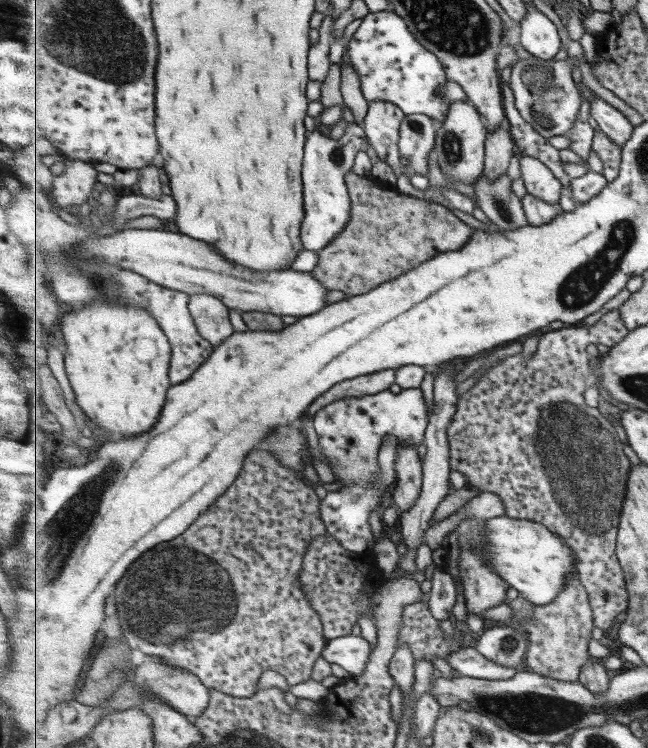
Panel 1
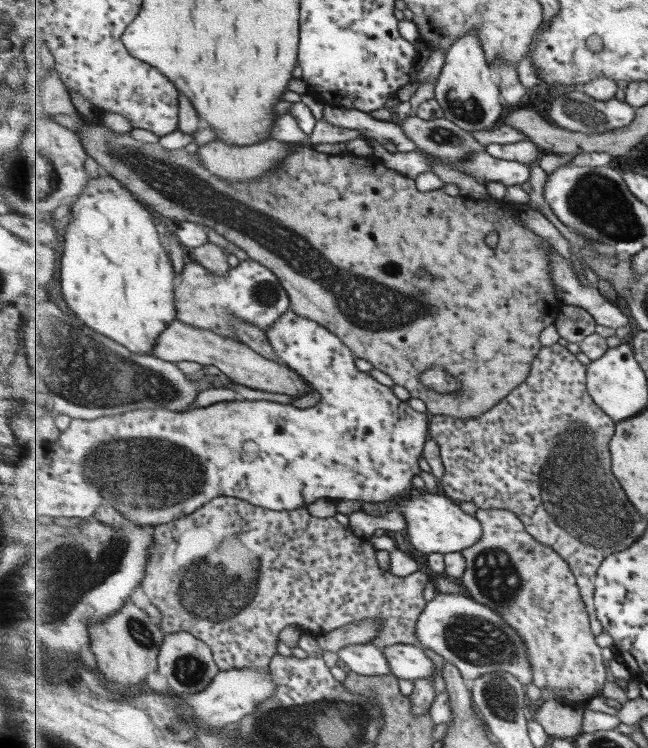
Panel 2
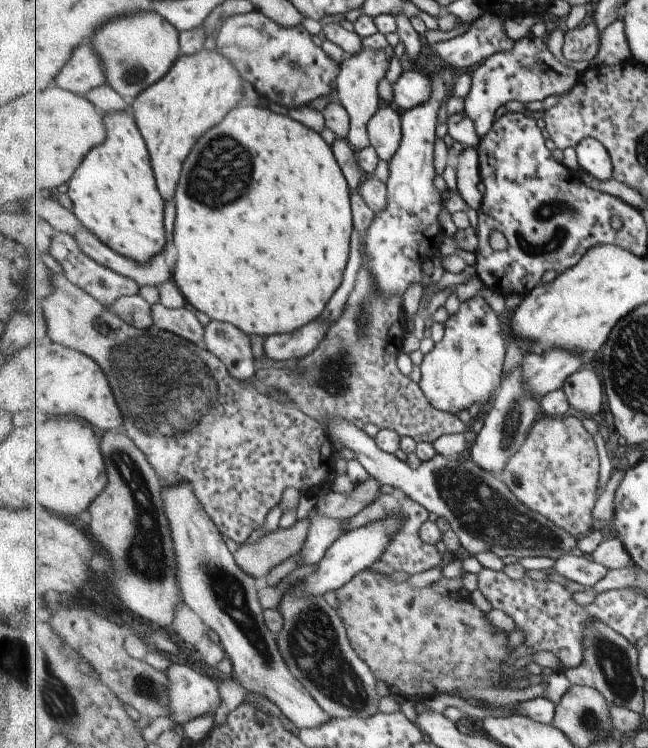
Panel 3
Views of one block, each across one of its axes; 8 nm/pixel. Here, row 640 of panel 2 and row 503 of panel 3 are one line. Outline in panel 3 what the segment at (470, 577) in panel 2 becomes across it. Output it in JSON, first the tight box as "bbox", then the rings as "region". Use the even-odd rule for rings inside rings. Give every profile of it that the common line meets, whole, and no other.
{"bbox":[500,415,599,539],"region":[[[541,415],[528,434],[526,443],[509,461],[500,478],[529,508],[552,520],[576,539],[593,530],[598,523],[593,519],[593,508],[597,504],[599,493],[599,452],[593,436],[585,430],[581,417],[567,415],[562,418],[550,418]]]}

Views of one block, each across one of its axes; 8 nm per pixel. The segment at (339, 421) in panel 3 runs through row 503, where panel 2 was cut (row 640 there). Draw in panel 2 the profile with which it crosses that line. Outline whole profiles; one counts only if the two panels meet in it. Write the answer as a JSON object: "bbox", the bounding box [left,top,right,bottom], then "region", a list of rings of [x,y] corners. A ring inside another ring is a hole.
{"bbox":[415,594,533,685],"region":[[[467,594],[436,595],[421,613],[415,634],[421,647],[430,648],[446,662],[455,664],[470,683],[492,671],[507,671],[517,676],[524,685],[533,682],[529,650],[521,634],[509,622],[505,622],[497,610],[475,601]]]}

